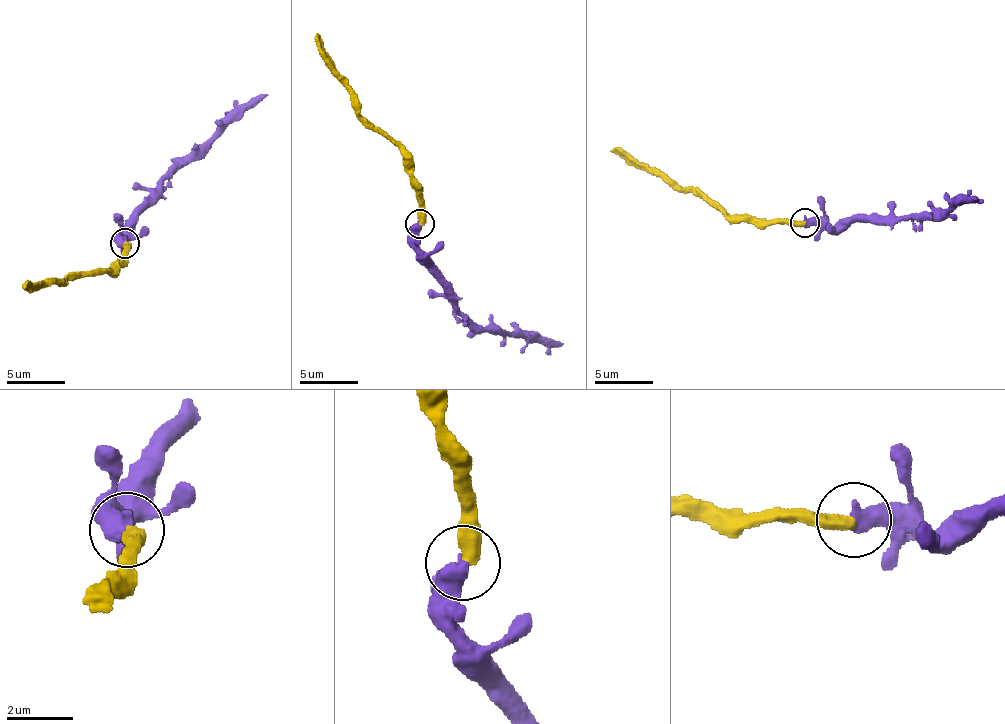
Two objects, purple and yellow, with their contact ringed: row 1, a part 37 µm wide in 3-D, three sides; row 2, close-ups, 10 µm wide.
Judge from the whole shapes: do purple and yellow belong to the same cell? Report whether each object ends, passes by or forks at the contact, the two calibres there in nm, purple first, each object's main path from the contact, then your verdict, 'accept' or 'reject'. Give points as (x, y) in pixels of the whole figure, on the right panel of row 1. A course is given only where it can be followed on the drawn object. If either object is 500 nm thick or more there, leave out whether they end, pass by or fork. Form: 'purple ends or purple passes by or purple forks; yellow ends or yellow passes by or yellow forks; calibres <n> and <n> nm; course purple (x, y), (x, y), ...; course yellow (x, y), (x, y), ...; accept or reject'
calibres 600 and 400 nm; course purple (804, 224), (836, 226), (845, 222), (894, 218), (936, 220), (971, 199), (977, 200); course yellow (804, 224), (736, 218), (692, 193), (672, 189), (645, 166), (610, 151); reject

